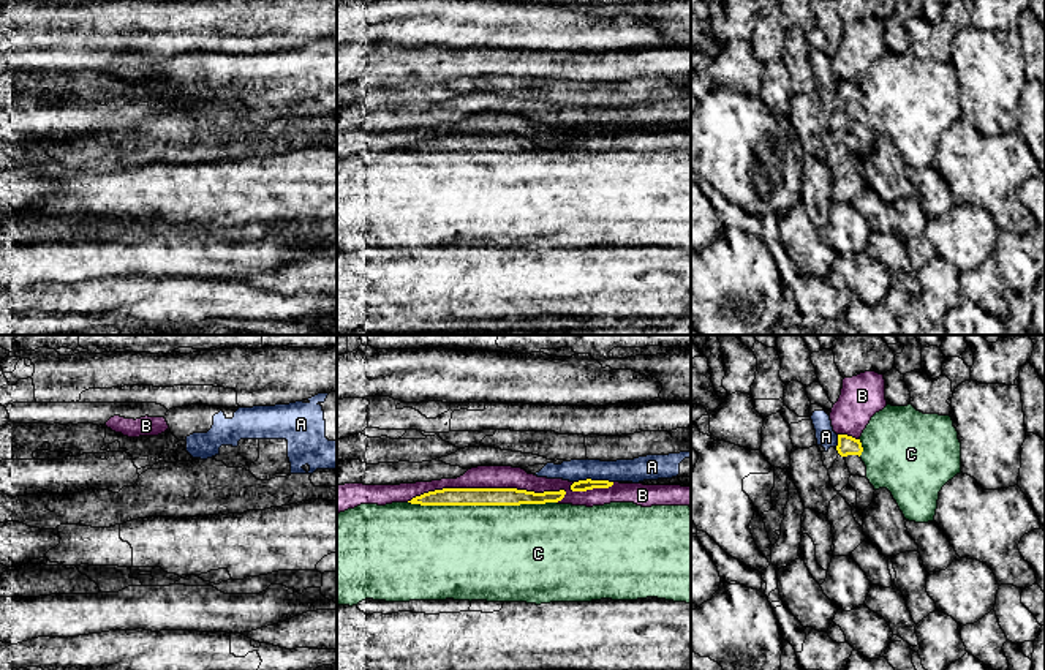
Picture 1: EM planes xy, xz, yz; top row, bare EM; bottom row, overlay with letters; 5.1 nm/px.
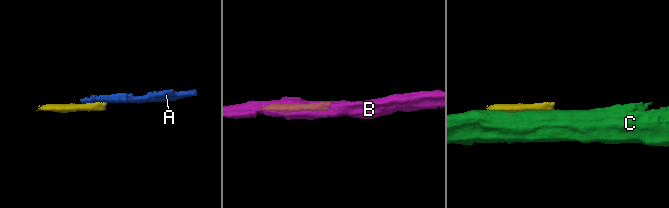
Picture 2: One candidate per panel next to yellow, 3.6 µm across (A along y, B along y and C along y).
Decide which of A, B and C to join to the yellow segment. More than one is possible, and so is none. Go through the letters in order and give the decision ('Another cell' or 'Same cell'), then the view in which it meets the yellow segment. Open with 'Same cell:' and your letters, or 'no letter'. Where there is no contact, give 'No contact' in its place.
Same cell: no letter
A: Another cell. Touches yellow in xz
B: Another cell. Touches yellow in xz
C: Another cell. Touches yellow in xz

